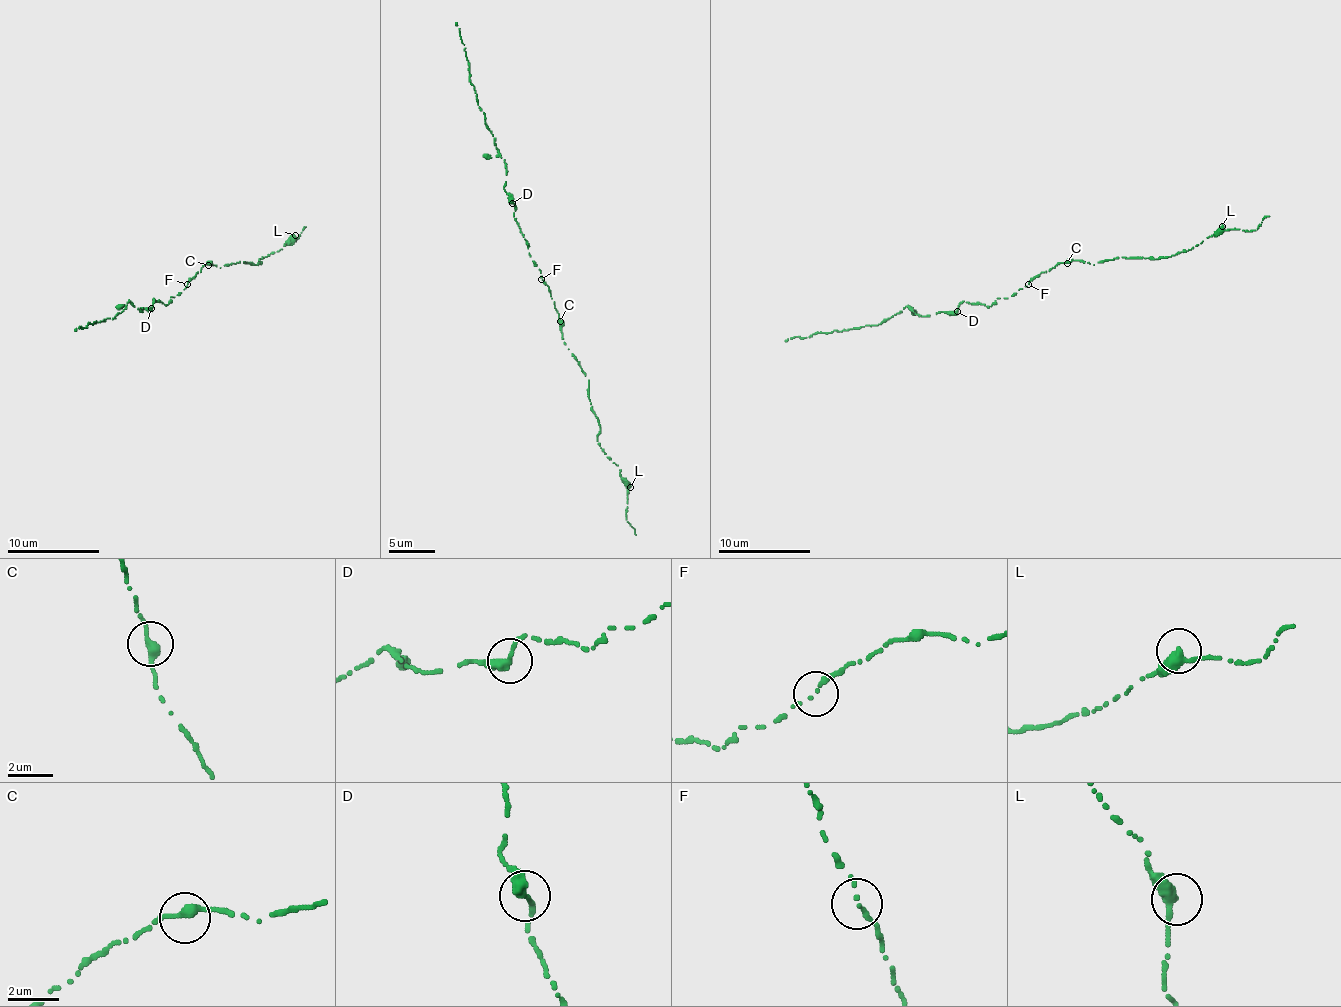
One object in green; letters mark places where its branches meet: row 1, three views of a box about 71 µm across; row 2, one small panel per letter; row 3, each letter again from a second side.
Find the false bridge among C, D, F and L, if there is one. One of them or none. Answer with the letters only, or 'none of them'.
none of them

